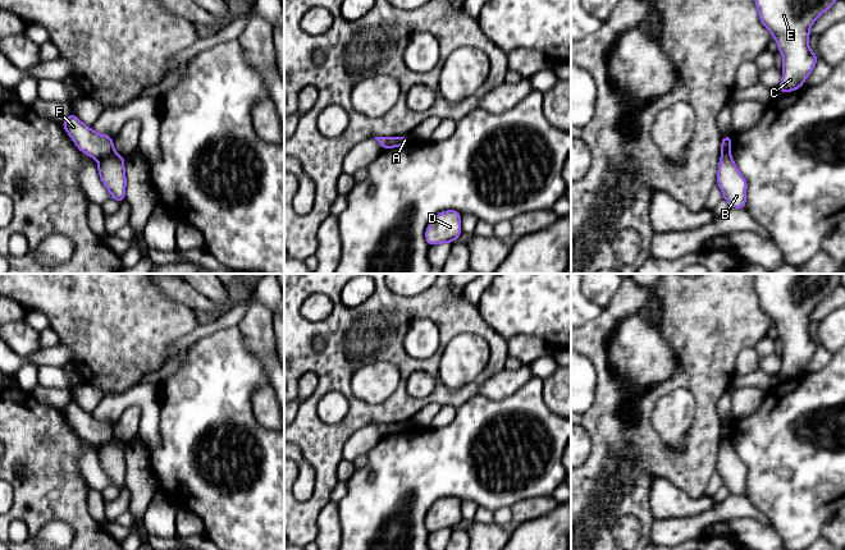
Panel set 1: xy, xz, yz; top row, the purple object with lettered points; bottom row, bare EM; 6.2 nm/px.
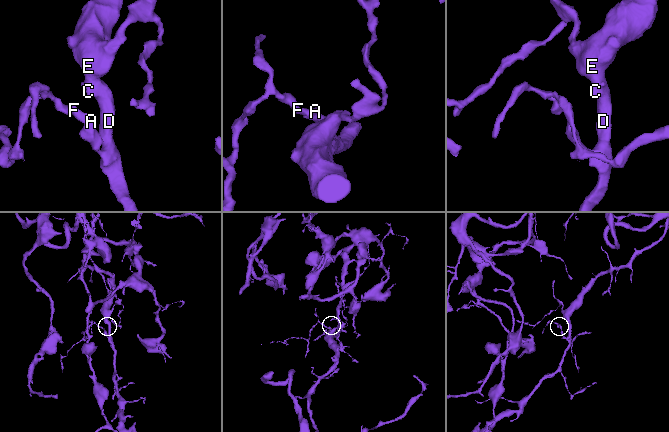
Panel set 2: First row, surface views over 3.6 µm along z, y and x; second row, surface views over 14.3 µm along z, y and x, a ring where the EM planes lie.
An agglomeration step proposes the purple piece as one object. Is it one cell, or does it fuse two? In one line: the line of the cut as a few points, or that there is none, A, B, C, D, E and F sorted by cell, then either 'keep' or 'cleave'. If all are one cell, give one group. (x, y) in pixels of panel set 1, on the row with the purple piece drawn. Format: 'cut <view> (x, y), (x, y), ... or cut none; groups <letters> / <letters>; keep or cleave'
cut xy (113, 150), (99, 160); groups A B C D E / F; cleave

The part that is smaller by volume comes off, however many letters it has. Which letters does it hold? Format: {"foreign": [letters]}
{"foreign": ["F"]}

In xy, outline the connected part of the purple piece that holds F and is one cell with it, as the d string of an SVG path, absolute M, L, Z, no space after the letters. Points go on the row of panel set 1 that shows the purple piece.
M73 113L64 119L61 127L73 139L77 148L93 160L101 160L114 151L111 136L96 133L91 127L82 123Z

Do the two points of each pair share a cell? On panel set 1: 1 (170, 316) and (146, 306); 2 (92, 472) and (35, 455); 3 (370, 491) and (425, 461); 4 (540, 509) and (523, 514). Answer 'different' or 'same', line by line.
1: same
2: different
3: same
4: same

